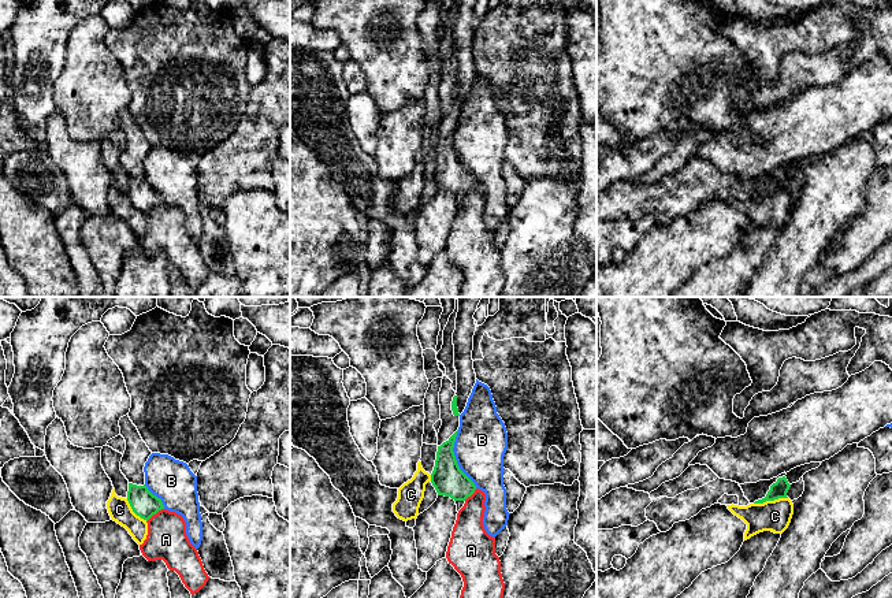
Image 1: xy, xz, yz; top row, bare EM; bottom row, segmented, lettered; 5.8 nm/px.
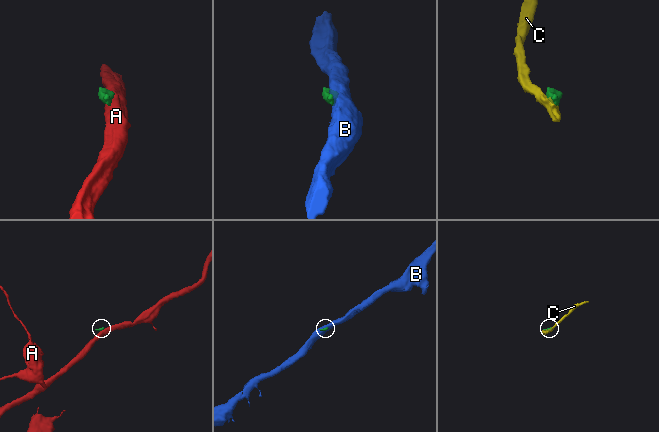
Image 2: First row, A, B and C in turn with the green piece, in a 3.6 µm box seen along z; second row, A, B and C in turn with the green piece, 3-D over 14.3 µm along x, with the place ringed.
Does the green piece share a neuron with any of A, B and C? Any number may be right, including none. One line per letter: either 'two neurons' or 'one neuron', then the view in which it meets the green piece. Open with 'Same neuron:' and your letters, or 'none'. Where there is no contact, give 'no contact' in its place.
Same neuron: none
A: two neurons; contact in xy
B: two neurons; contact in xz
C: two neurons; contact in yz

